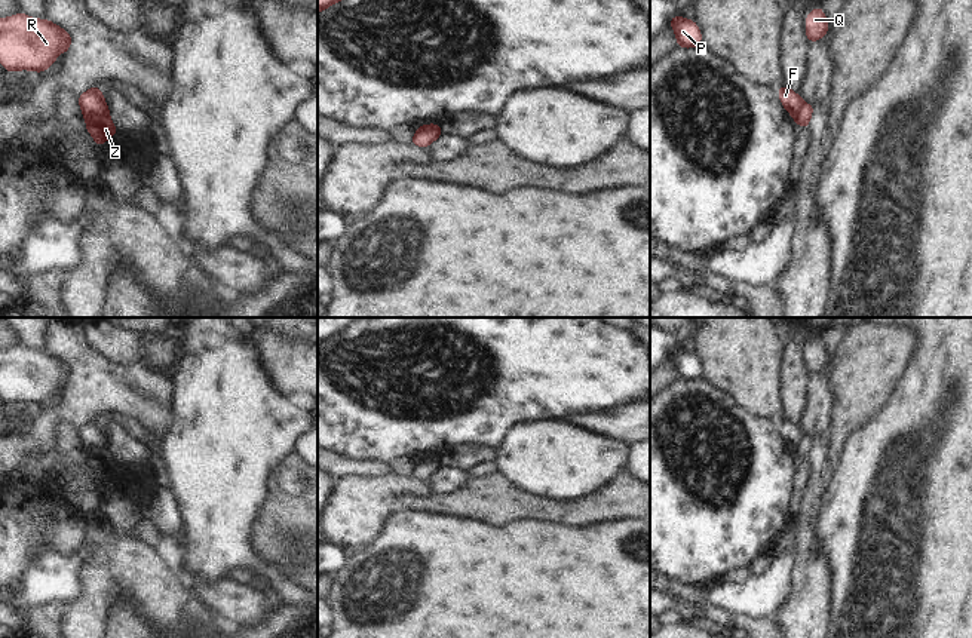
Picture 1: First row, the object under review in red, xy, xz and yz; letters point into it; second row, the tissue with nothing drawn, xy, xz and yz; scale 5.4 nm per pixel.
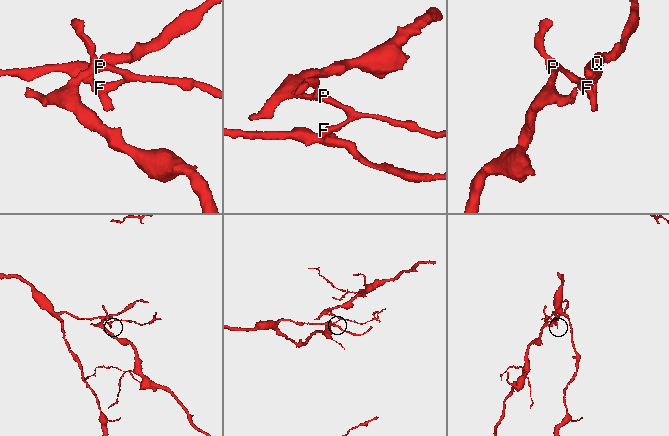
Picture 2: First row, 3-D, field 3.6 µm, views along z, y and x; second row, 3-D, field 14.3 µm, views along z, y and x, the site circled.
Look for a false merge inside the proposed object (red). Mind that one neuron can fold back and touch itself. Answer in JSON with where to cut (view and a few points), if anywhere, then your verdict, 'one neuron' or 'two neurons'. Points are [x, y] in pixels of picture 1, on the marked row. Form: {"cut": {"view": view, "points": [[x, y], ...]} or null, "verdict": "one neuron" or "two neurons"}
{"cut": {"view": "xy", "points": [[109, 114], [83, 116]]}, "verdict": "two neurons"}

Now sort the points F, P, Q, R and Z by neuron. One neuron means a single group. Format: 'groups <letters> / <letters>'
groups F P / Q R Z

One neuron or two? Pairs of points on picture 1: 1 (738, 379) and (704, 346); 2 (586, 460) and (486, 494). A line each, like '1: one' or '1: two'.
1: one
2: two

